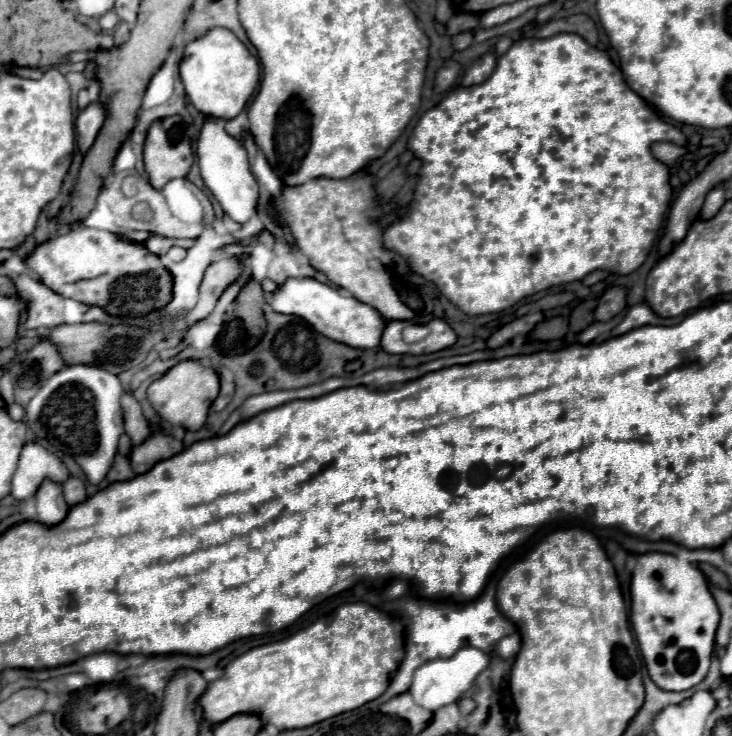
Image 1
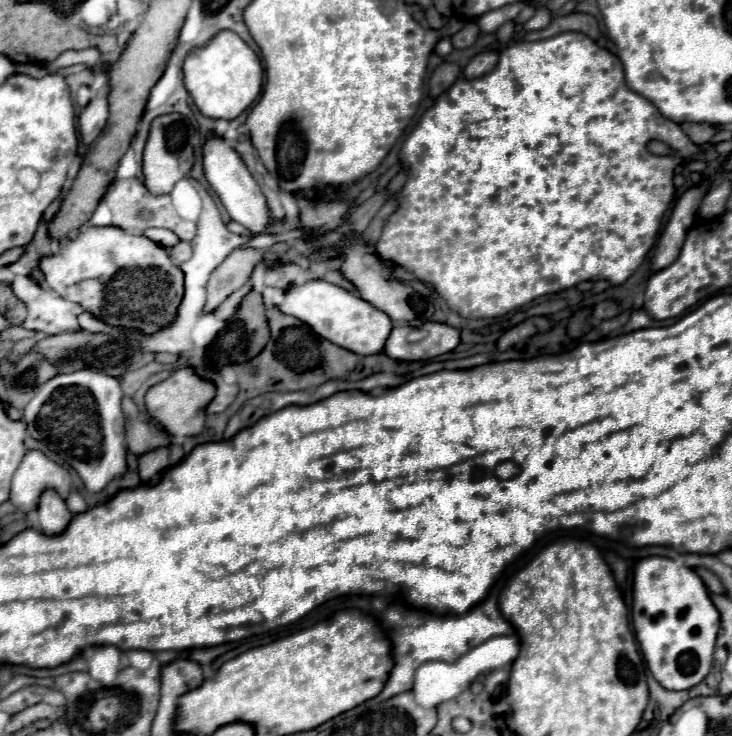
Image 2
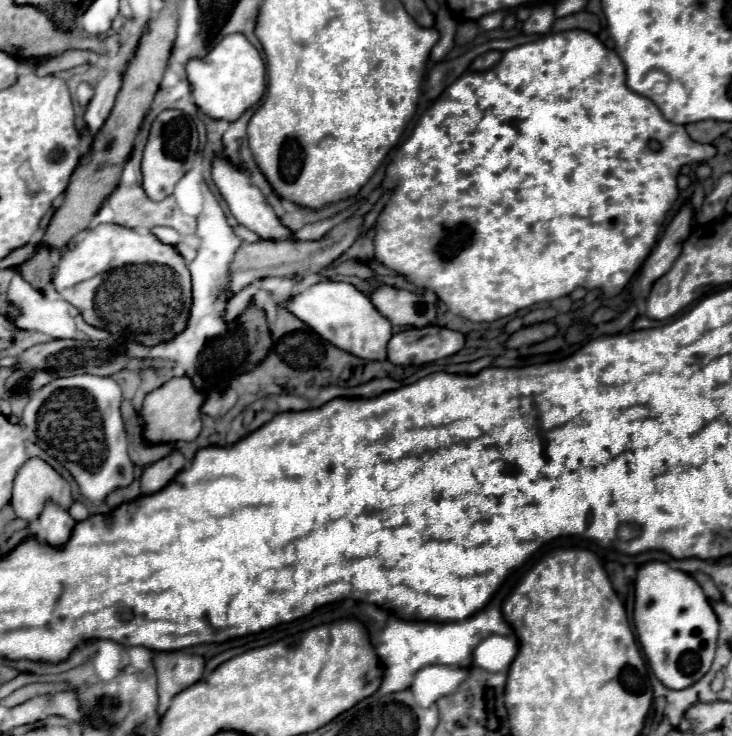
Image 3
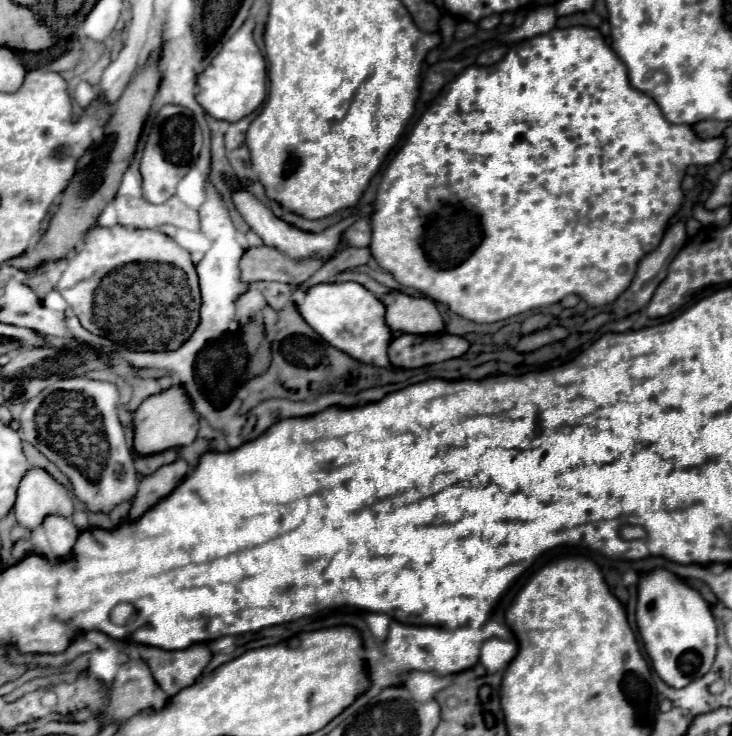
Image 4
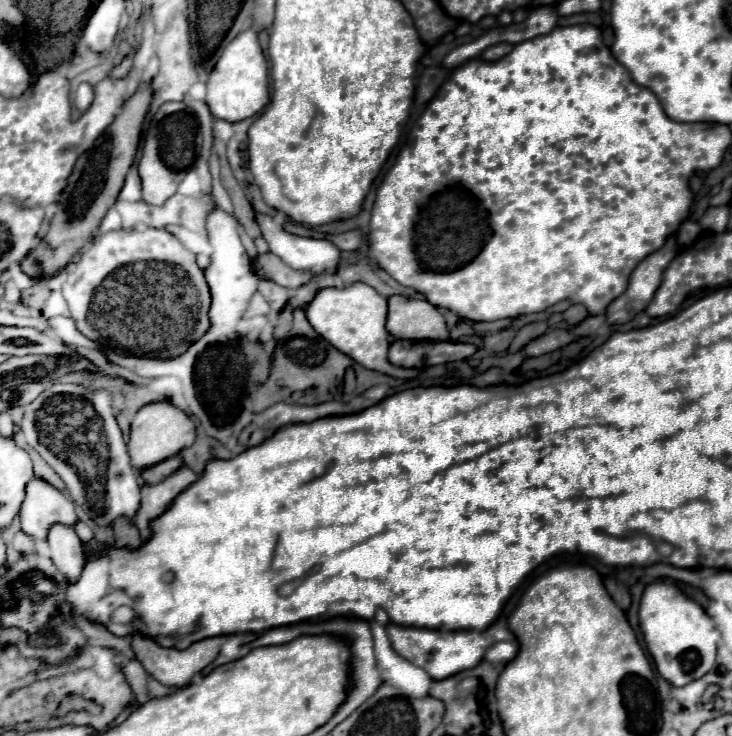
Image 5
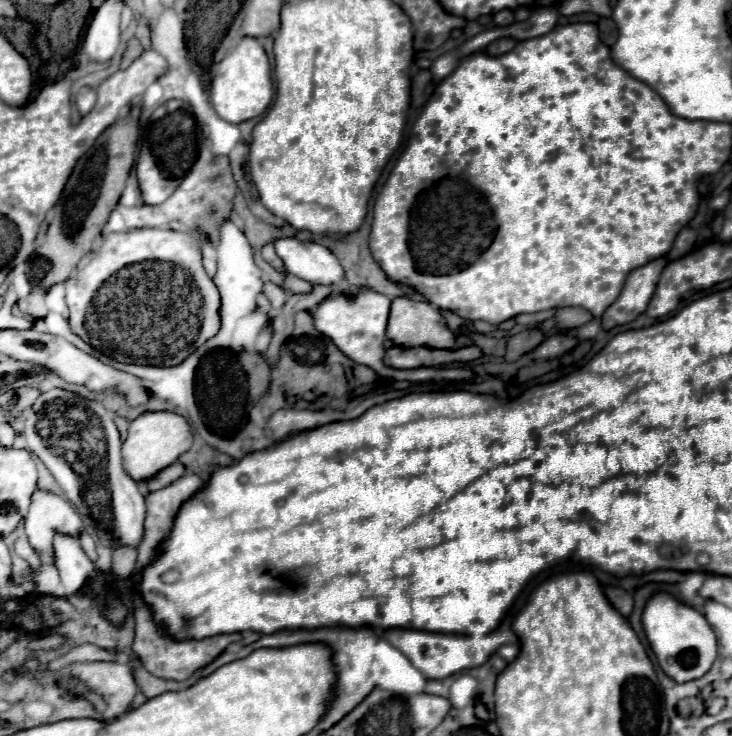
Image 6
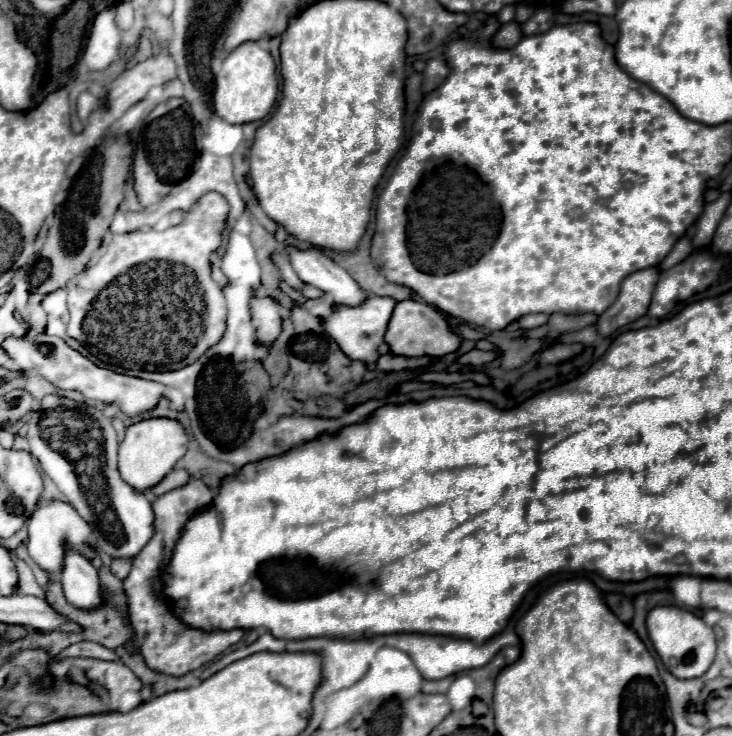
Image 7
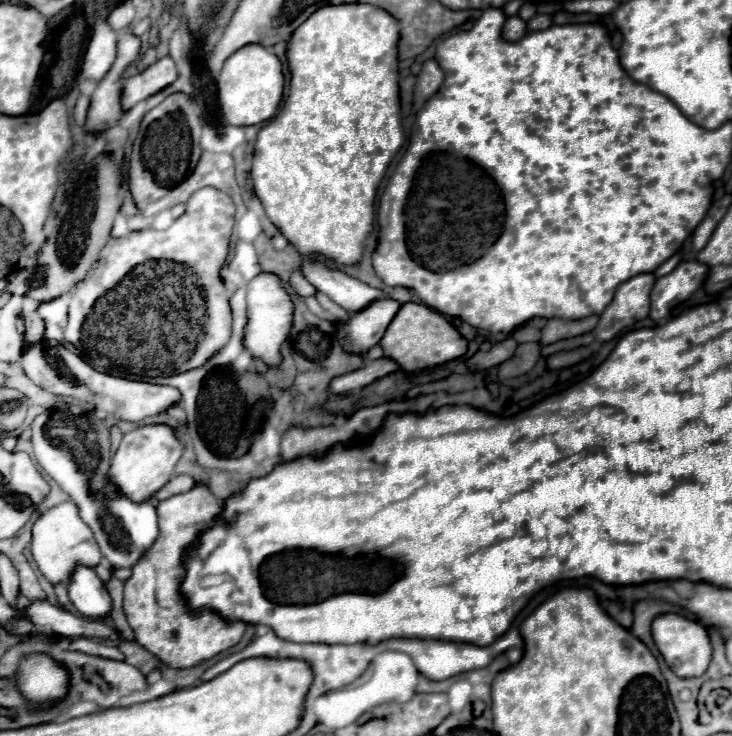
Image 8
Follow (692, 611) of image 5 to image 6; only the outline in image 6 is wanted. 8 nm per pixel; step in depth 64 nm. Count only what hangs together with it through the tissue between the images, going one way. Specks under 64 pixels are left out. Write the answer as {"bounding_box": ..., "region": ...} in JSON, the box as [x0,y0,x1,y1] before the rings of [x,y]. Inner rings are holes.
{"bounding_box":[642,594,716,682],"region":[[[656,594],[644,608],[642,624],[660,668],[670,678],[676,682],[688,682],[704,676],[710,670],[716,658],[716,632],[698,610],[680,604],[668,594]]]}

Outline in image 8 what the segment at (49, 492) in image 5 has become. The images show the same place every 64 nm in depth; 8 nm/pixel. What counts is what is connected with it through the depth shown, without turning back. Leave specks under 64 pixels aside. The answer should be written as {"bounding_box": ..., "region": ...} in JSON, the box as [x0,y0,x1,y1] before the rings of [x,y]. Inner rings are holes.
{"bounding_box":[32,500,102,584],"region":[[[72,500],[62,502],[58,506],[42,512],[40,518],[34,522],[32,556],[34,556],[40,572],[52,584],[66,584],[72,578],[76,564],[94,568],[102,560],[102,552],[92,536],[92,530],[84,524],[84,520],[80,520],[78,508],[76,508],[76,504],[72,504]]]}

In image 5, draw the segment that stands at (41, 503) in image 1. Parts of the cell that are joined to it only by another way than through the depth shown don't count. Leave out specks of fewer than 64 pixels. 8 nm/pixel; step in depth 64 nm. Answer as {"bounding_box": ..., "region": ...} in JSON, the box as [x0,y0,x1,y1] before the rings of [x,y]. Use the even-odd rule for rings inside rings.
{"bounding_box":[48,524,88,584],"region":[[[54,524],[48,534],[48,544],[52,550],[52,562],[56,564],[60,576],[68,584],[72,584],[72,580],[78,580],[84,564],[88,562],[88,556],[74,528]]]}

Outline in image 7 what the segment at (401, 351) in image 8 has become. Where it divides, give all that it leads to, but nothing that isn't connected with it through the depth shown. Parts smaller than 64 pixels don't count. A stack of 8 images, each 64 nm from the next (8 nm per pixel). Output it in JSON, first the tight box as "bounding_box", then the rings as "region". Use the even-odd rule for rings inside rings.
{"bounding_box":[384,300,460,358],"region":[[[402,300],[396,304],[394,314],[390,318],[384,342],[388,344],[390,352],[396,356],[432,356],[442,358],[450,352],[456,352],[460,348],[460,336],[452,332],[450,324],[446,322],[444,314],[438,318],[438,310],[428,306],[426,302],[416,300]]]}

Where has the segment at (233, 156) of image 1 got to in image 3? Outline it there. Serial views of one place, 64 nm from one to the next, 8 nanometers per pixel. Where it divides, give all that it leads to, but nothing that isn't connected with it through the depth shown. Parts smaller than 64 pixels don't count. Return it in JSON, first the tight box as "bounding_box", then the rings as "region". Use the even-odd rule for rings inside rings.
{"bounding_box":[212,158,296,242],"region":[[[216,158],[214,160],[214,166],[212,166],[212,178],[214,178],[216,186],[220,188],[220,194],[228,202],[228,208],[230,208],[232,216],[242,226],[246,226],[248,230],[256,232],[262,240],[276,240],[276,242],[280,242],[280,240],[296,240],[294,238],[294,232],[290,228],[286,228],[286,226],[280,224],[278,216],[274,214],[272,206],[266,202],[266,198],[262,196],[262,192],[254,184],[250,184],[250,180],[246,178],[246,174],[240,172],[230,160]]]}

